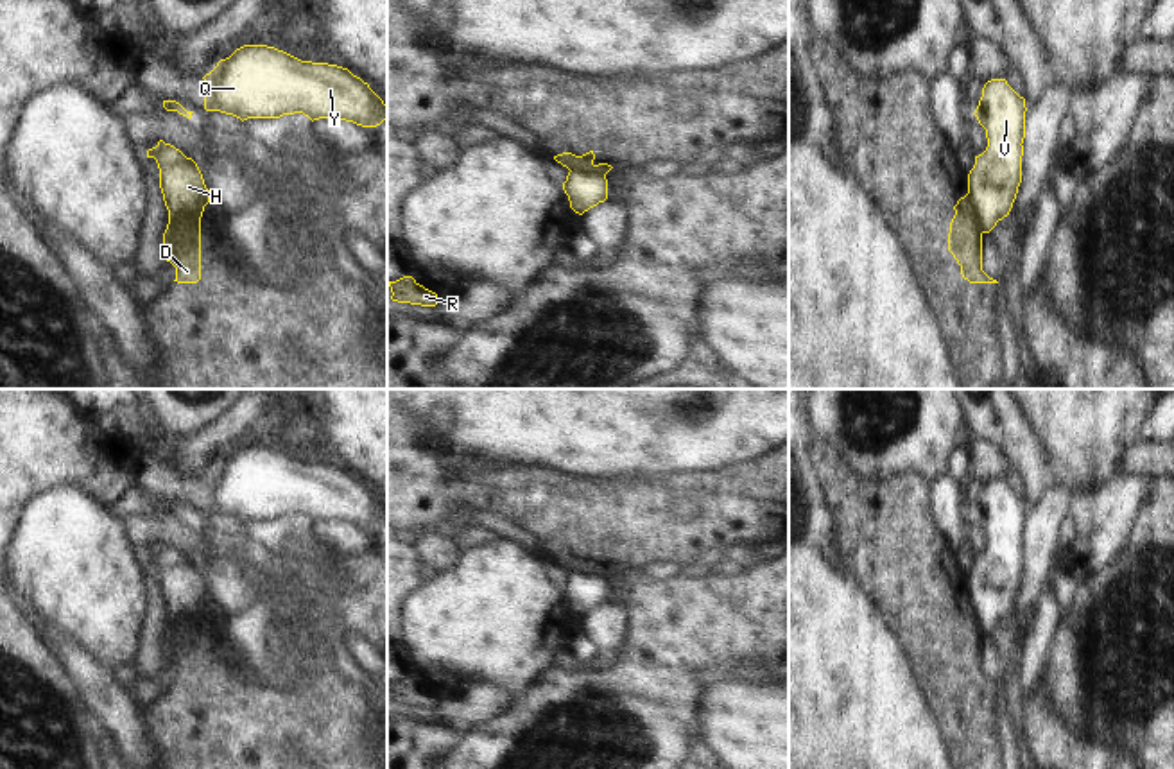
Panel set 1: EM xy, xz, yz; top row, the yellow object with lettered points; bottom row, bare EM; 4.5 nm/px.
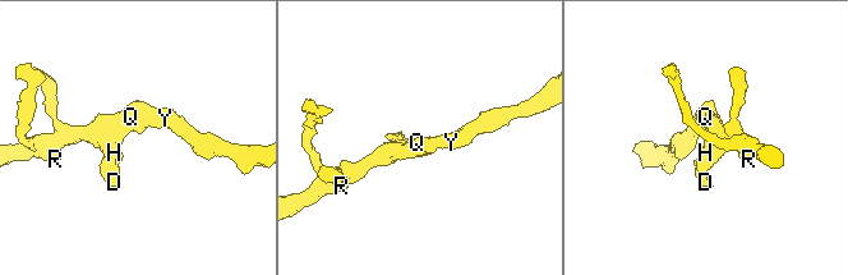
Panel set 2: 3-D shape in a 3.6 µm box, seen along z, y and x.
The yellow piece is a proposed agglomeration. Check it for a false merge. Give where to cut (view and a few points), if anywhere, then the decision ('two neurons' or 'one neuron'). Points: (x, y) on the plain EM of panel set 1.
cut in yz along (966, 596), (981, 635); two neurons

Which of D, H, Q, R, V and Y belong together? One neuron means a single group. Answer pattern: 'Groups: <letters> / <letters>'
Groups: D / H Q R V Y.

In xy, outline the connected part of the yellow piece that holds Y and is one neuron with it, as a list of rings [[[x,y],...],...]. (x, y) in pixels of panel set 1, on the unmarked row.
[[[244,446],[229,459],[220,461],[204,479],[204,511],[247,520],[280,520],[303,514],[312,523],[341,520],[362,529],[376,529],[387,520],[384,502],[348,470],[301,462],[267,446]]]

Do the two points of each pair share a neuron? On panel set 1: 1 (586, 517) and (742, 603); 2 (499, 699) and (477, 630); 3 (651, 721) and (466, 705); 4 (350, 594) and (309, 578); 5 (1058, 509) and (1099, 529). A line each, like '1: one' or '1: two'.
1: two
2: two
3: two
4: one
5: two

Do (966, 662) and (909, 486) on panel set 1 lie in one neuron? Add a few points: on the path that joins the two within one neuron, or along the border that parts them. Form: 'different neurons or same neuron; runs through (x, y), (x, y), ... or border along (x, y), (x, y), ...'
same neuron; runs through (934, 619), (909, 572), (909, 529)

